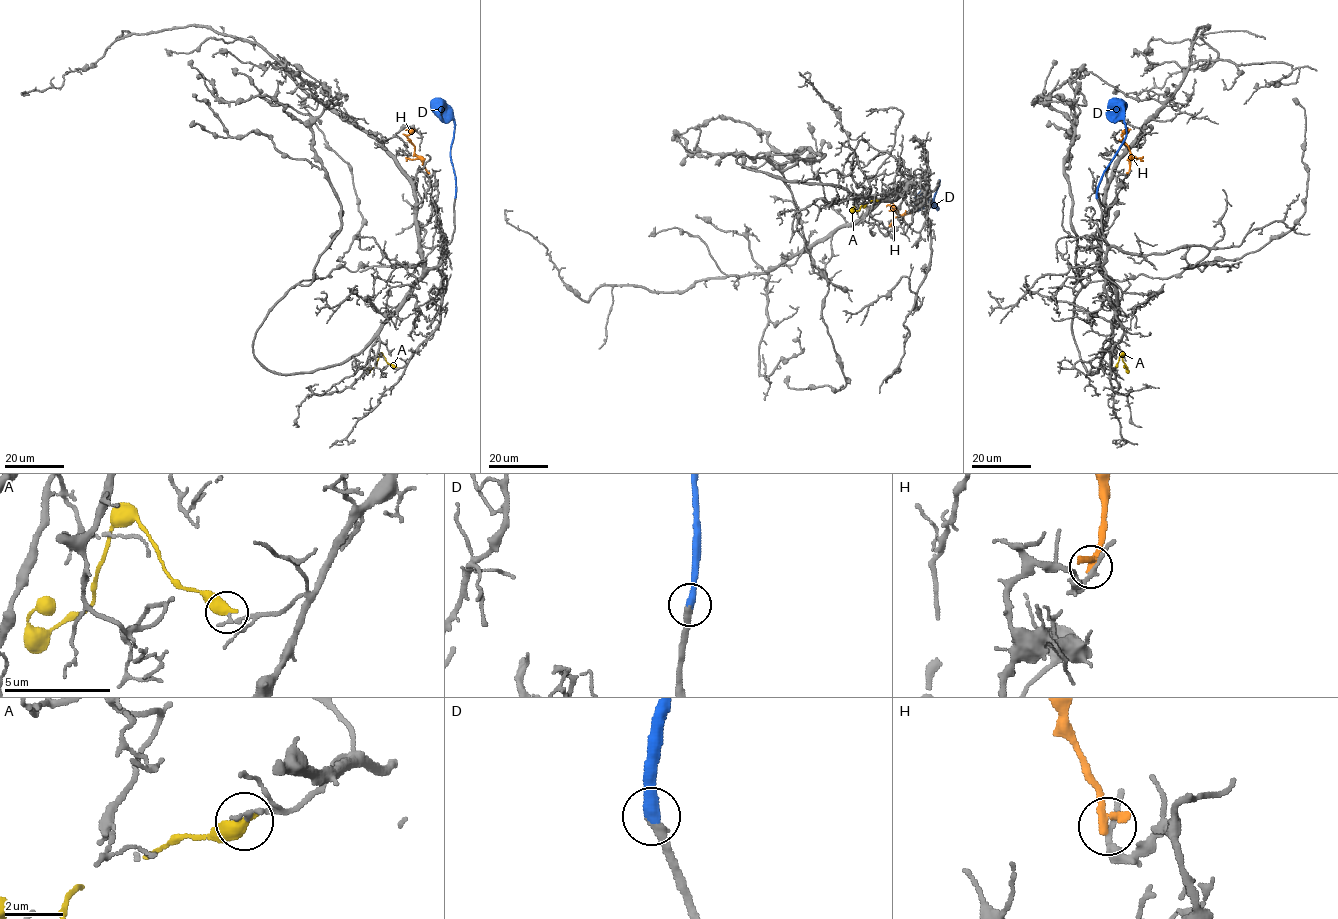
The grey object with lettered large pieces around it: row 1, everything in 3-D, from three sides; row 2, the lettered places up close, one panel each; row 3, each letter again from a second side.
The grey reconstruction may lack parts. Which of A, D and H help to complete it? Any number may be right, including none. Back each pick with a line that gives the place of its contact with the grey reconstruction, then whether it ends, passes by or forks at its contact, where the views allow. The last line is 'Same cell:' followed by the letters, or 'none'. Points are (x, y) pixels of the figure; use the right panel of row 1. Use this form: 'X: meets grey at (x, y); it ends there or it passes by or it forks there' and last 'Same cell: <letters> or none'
D: meets grey at (1096, 198); it ends there
Same cell: D

